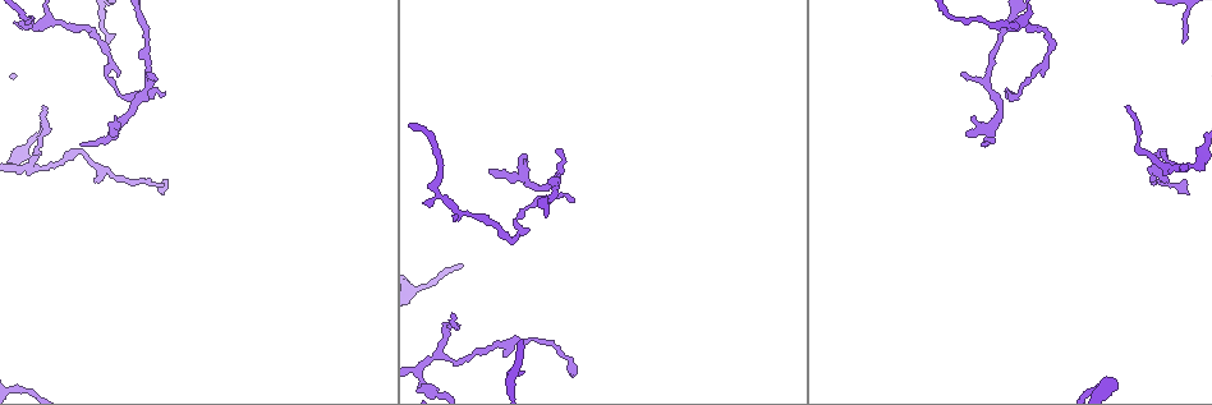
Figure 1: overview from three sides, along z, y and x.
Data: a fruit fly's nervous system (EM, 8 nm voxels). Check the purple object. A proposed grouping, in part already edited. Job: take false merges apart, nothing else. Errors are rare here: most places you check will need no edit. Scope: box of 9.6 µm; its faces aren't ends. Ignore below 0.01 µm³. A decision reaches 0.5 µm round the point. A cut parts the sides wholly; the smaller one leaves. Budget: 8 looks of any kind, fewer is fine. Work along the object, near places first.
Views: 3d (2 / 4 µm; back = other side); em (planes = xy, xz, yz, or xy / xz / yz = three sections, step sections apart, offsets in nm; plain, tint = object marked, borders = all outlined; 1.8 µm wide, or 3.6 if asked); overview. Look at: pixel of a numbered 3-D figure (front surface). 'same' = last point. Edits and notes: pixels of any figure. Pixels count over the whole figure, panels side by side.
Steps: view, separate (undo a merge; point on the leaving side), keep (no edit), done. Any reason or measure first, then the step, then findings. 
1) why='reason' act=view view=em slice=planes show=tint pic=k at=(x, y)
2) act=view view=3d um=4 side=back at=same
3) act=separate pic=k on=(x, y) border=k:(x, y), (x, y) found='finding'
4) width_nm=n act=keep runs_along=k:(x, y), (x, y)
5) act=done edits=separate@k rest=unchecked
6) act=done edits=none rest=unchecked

why='calibre changes' act=view view=em slice=planes show=borders pic=1 at=(46, 23)

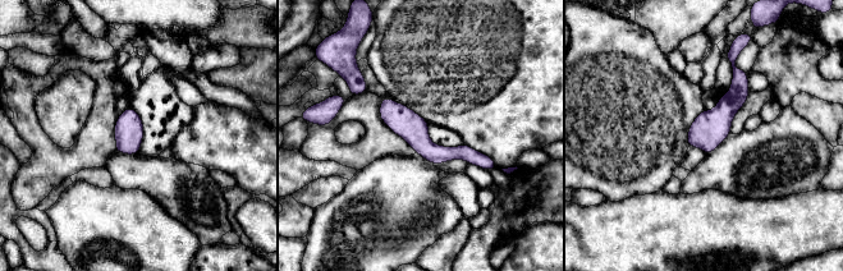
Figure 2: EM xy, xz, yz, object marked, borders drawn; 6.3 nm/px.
act=keep runs_along=2:(385, 100), (434, 152), (491, 165) found='one neuron here'

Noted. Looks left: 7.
why='narrows sharply' act=view view=em slice=planes show=tint pic=1 at=(997, 42)

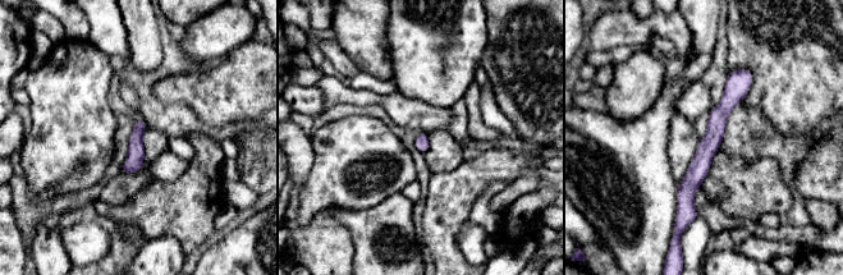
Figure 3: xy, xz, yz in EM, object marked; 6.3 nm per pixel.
width_nm=100 act=keep runs_along=3:(745, 72), (687, 187), (693, 214) found='one neuron here'

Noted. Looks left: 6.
why='a fork' act=view view=em slice=xy step=8 show=tint pic=1 at=(522, 169)

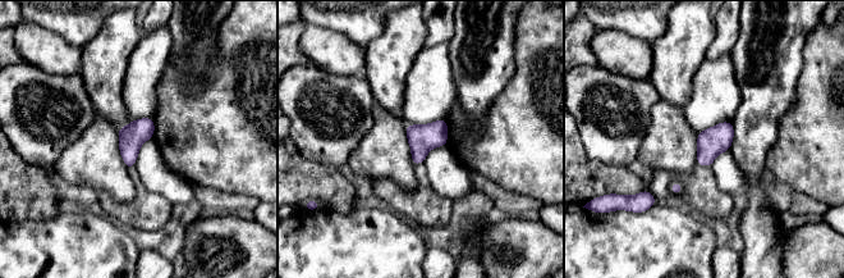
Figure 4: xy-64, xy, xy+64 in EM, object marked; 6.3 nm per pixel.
act=keep found='one neuron here'

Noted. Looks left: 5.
act=done edits=none rest=unchecked

